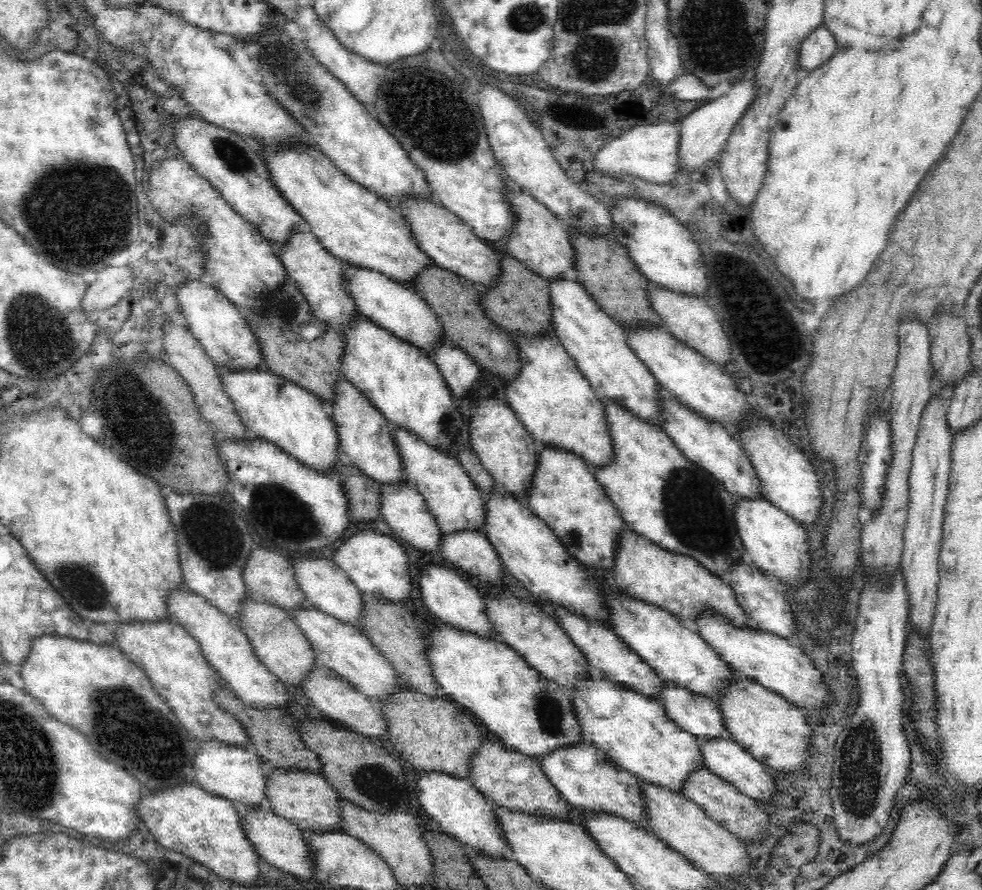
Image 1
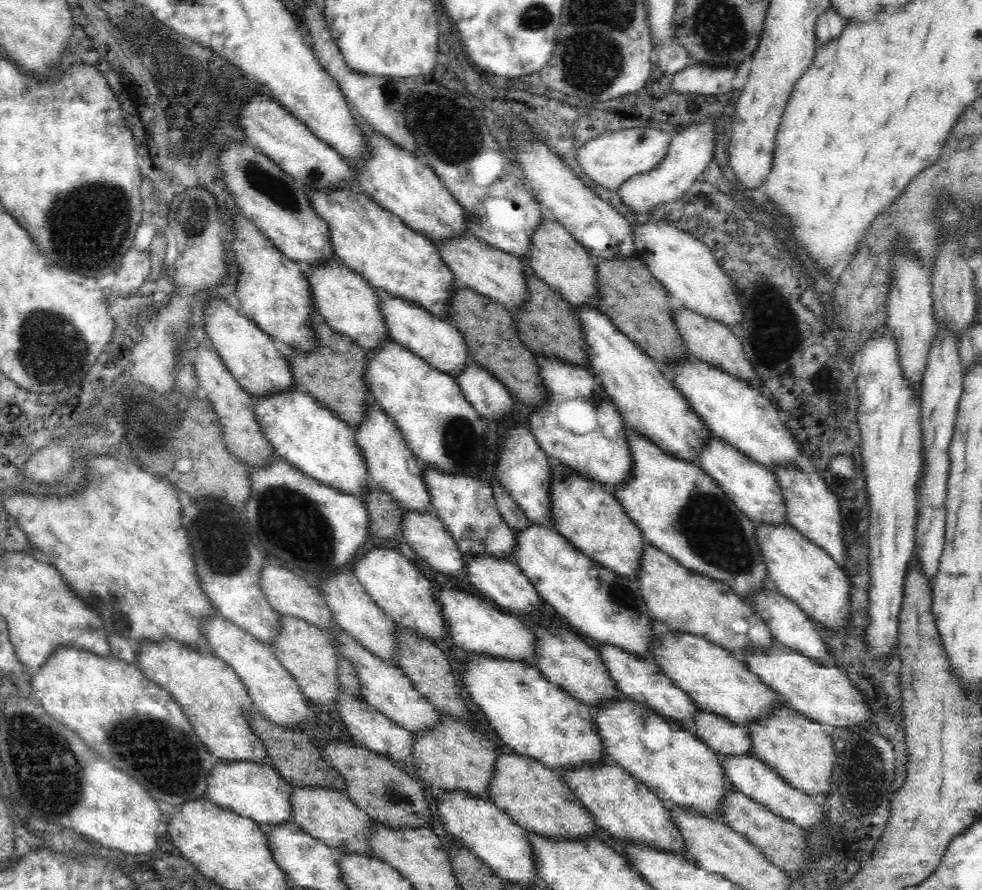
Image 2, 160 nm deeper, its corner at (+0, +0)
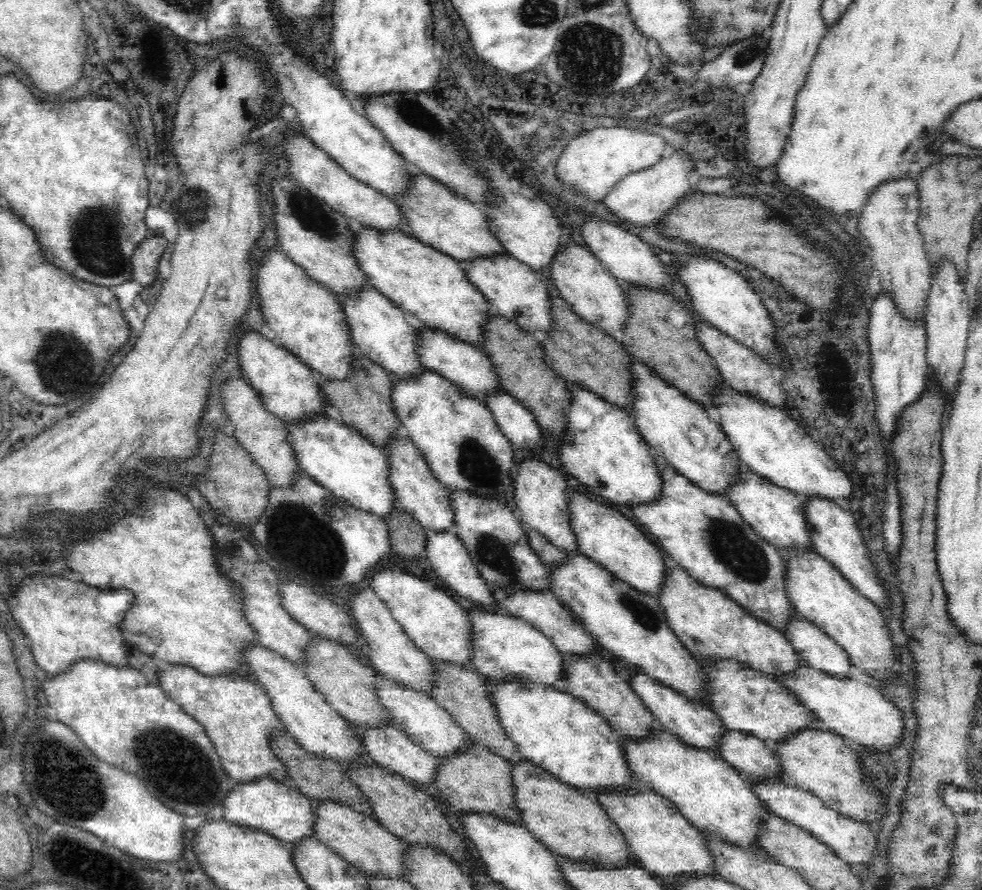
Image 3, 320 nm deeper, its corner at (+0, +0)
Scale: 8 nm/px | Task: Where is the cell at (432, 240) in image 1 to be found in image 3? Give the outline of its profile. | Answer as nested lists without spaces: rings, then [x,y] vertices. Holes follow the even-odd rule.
[[[493,256],[475,258],[466,264],[466,276],[485,296],[495,314],[514,321],[531,335],[543,339],[551,328],[551,304],[548,303],[549,287],[536,275],[530,266],[512,256]]]

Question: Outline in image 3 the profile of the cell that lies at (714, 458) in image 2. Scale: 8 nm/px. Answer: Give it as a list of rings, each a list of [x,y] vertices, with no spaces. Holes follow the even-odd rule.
[[[740,469],[739,476],[735,477],[727,490],[727,499],[740,513],[740,516],[773,548],[785,549],[797,546],[799,549],[808,549],[814,552],[811,543],[810,531],[804,515],[803,500],[790,491],[773,485],[764,477],[748,469]]]

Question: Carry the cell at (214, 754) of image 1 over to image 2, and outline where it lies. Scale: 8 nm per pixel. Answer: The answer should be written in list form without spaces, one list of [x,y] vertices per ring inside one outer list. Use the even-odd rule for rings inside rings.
[[[221,761],[209,774],[206,796],[218,807],[229,809],[238,816],[253,820],[258,825],[281,825],[292,820],[291,793],[295,788],[282,779],[270,763]]]

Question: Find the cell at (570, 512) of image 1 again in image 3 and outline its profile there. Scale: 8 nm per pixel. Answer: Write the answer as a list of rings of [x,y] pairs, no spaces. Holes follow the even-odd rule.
[[[574,494],[570,498],[570,518],[575,540],[582,555],[590,557],[594,563],[602,565],[602,568],[638,592],[658,597],[664,577],[667,576],[667,567],[658,551],[659,546],[648,541],[640,526],[632,524],[620,512],[598,502],[592,502],[582,494]]]

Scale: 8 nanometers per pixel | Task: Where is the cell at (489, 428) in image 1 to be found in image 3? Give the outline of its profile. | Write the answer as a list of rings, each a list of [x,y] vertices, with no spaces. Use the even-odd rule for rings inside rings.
[[[528,456],[520,466],[512,485],[512,503],[525,527],[534,529],[546,537],[550,544],[560,550],[578,553],[579,546],[571,527],[570,512],[567,511],[567,496],[570,492],[570,481],[562,477],[552,464],[540,462],[536,456]]]

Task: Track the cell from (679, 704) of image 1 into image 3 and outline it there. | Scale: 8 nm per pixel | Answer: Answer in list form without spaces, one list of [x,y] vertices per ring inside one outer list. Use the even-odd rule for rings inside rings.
[[[741,731],[723,733],[718,753],[750,782],[782,776],[779,756],[772,748],[767,747],[763,740],[750,733]]]

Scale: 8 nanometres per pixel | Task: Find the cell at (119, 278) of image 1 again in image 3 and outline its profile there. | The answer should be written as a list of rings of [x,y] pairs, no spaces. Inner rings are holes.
[[[162,235],[144,239],[132,255],[133,275],[131,280],[140,282],[143,287],[152,284],[159,276],[159,260],[170,244],[169,240]]]

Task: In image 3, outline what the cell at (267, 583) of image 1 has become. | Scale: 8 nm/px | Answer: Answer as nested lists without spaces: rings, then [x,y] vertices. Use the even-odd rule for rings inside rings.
[[[286,582],[286,584],[279,586],[279,596],[282,599],[286,612],[294,620],[303,624],[312,636],[320,635],[328,640],[336,641],[338,644],[351,650],[354,650],[356,642],[361,640],[358,637],[357,627],[344,606],[336,606],[329,599],[320,598],[318,594],[314,594],[314,591],[310,590],[310,588],[296,586],[296,583],[292,584],[292,582]]]

